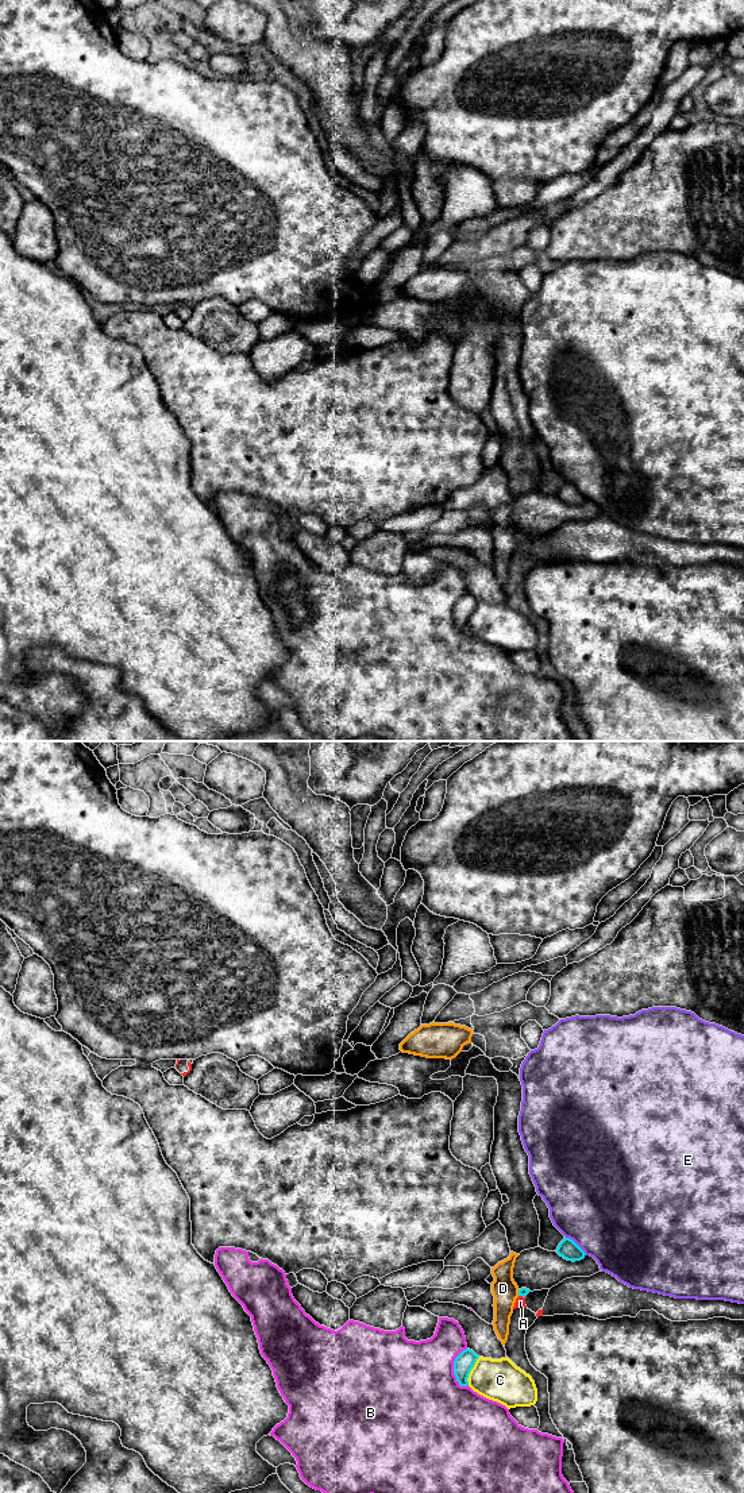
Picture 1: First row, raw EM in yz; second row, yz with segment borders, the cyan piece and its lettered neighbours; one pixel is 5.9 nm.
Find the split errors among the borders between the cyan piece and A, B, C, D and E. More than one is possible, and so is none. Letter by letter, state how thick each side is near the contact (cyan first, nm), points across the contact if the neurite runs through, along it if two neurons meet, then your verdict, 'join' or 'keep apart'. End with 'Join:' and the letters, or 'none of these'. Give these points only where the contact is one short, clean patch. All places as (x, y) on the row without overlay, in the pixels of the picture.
A: calibres 50 and 60 nm; border yz (519, 539), (525, 540); keep apart
B: calibres 120 and 480 nm; keep apart
C: calibres 120 and 260 nm; keep apart
D: calibres 50 and 160 nm; keep apart
E: calibres 120 and 500 nm; keep apart
Join: none of these

